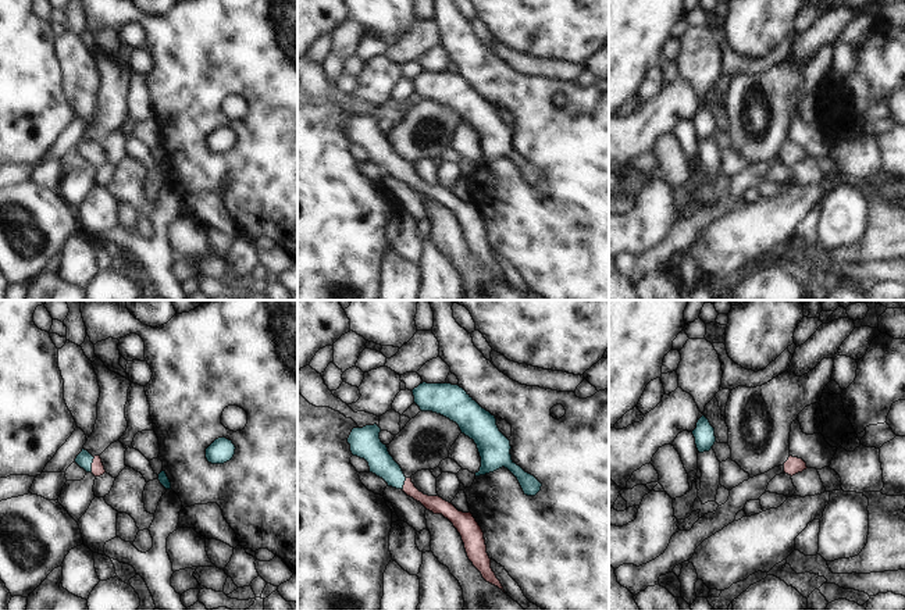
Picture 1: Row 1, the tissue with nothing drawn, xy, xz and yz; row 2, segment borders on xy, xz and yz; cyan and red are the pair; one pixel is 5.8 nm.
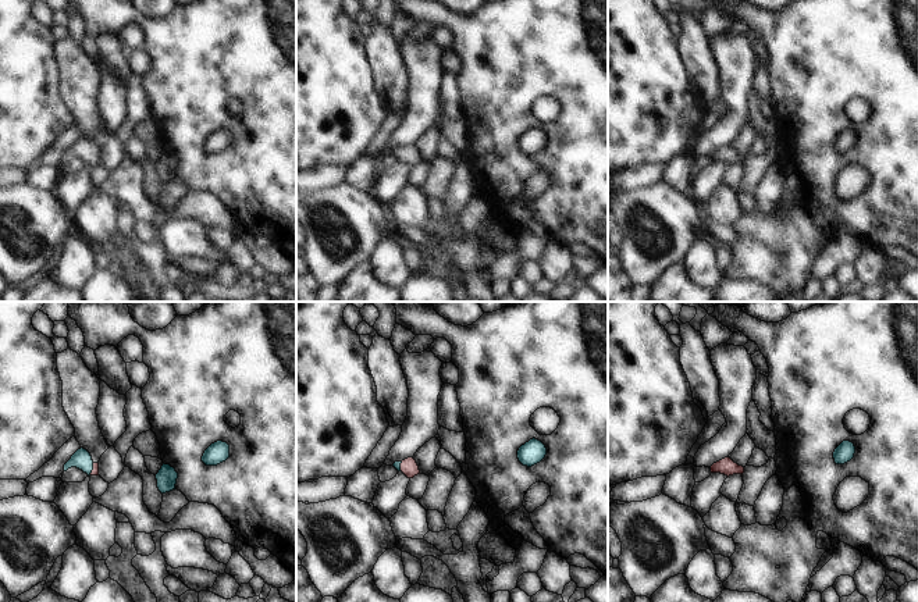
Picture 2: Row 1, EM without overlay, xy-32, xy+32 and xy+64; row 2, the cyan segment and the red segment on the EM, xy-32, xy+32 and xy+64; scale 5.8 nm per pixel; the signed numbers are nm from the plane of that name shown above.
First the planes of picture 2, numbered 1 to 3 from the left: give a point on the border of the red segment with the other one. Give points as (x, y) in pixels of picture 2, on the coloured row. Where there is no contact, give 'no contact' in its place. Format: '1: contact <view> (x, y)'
1: contact xy-32 (92, 469)
2: contact xy+32 (399, 466)
3: no contact

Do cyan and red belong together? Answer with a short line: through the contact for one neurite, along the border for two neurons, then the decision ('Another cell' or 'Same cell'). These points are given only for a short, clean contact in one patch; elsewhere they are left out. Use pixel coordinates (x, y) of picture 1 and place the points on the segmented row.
Line: xy (84, 459), (91, 464), (98, 468). Same cell

